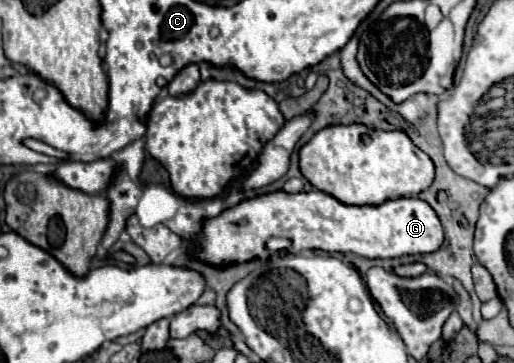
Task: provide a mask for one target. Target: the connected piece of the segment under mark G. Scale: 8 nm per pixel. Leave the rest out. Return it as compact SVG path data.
M276 191L246 199L218 217L206 219L196 255L216 267L254 257L268 259L266 241L270 237L288 239L292 245L286 253L320 249L328 253L354 253L368 259L392 259L438 251L444 243L444 229L434 209L418 197L392 199L382 205L346 205L324 191L296 195Z

